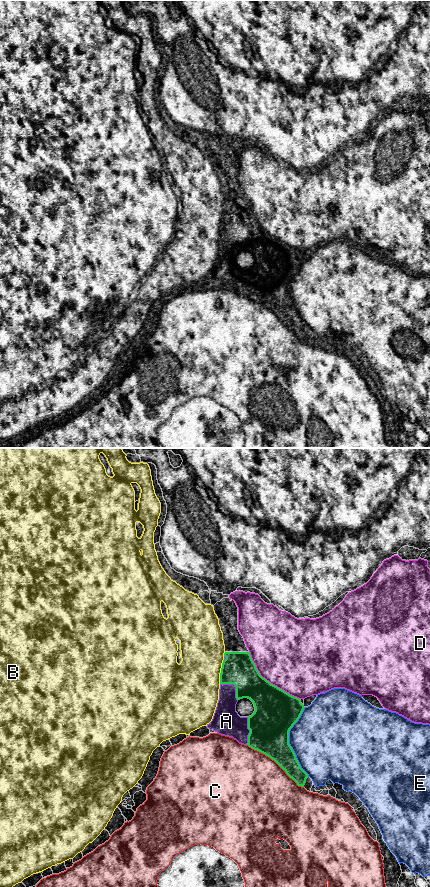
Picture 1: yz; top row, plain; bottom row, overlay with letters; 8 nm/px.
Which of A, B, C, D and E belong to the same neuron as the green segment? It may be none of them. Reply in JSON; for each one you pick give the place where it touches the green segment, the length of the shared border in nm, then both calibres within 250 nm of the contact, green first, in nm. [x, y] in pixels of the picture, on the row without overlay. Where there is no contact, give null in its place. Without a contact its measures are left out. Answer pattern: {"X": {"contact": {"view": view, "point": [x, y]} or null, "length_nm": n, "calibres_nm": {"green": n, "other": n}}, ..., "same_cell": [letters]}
{"A": {"contact": {"view": "yz", "point": [235, 237]}, "length_nm": 200, "calibres_nm": {"green": 260, "other": 180}}, "same_cell": ["A"]}

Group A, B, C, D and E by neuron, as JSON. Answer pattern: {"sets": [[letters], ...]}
{"sets": [["A"], ["B"], ["C"], ["D"], ["E"]]}

